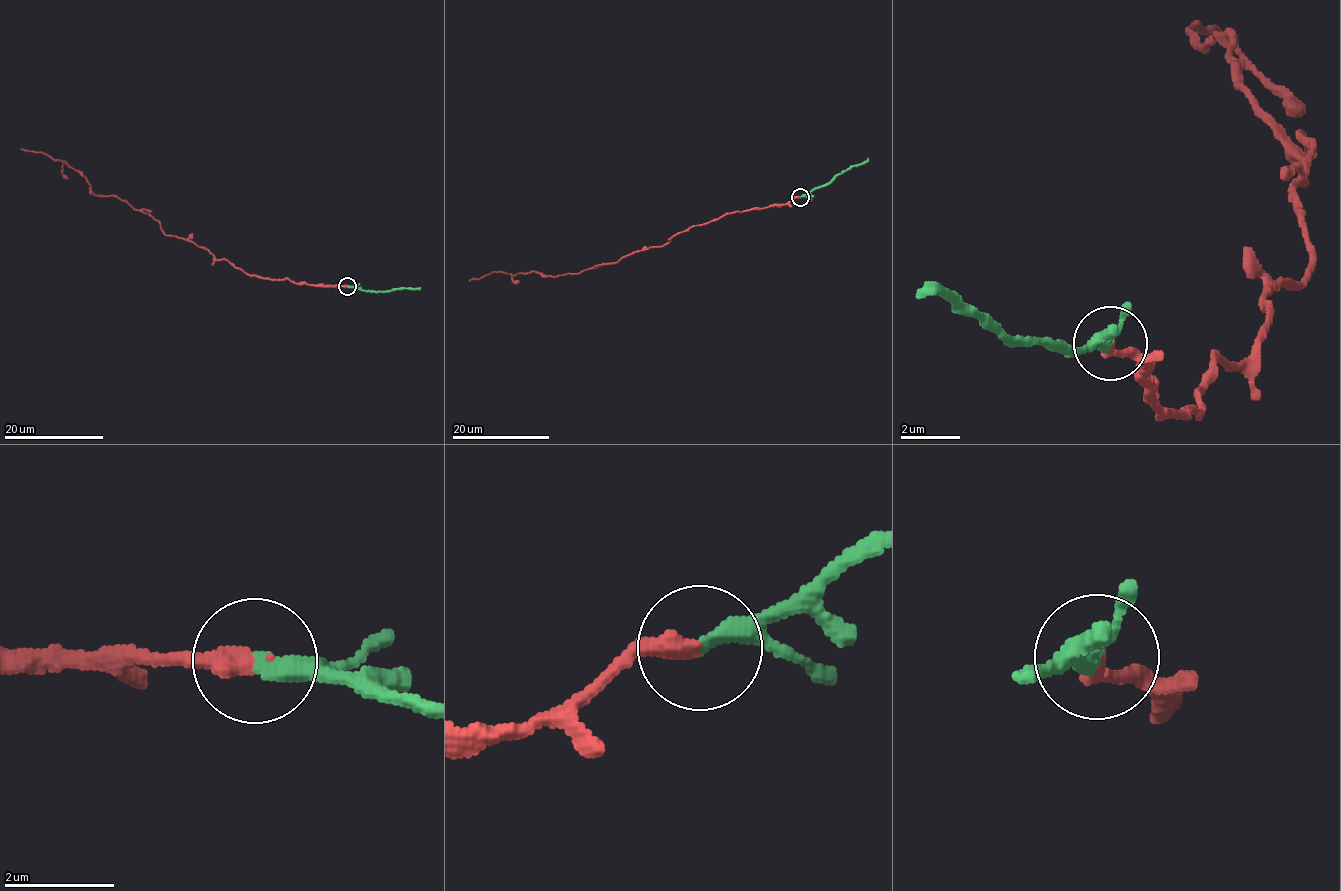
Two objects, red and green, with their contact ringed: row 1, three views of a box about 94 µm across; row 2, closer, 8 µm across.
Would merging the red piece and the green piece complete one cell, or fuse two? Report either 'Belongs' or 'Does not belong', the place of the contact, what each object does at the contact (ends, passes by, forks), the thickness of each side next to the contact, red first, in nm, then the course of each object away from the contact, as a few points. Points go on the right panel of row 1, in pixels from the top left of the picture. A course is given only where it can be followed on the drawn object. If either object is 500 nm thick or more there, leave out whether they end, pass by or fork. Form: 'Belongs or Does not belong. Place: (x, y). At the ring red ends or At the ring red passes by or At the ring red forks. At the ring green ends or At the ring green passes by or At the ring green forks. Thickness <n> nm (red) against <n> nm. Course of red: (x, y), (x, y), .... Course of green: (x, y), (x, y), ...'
Belongs. Place: (1110, 343). At the ring red ends. At the ring green passes by. Thickness 360 nm (red) against 240 nm. Course of red: (1112, 345), (1196, 416), (1308, 277), (1307, 136), (1303, 162), (1190, 31), (1219, 32). Course of green: (1112, 345), (1109, 335), (1077, 357), (1070, 347), (1007, 335), (959, 308), (958, 294), (919, 287)

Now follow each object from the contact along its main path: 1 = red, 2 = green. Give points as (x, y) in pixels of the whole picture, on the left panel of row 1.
1: (347, 286), (248, 275), (165, 234), (156, 220), (126, 202), (96, 195), (64, 162), (21, 149)
2: (347, 286), (371, 291), (420, 288)

